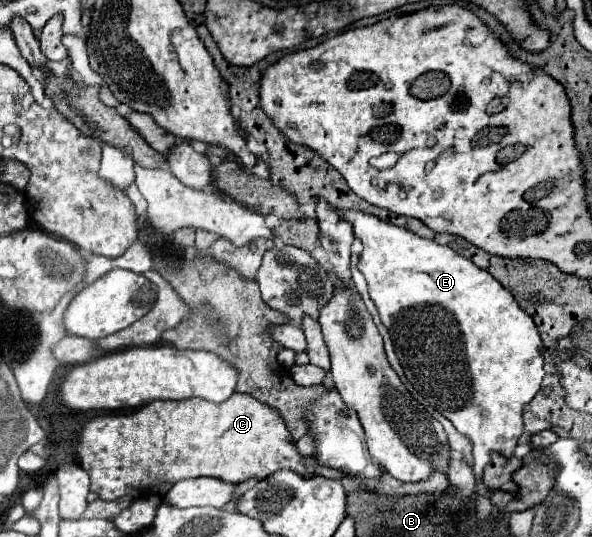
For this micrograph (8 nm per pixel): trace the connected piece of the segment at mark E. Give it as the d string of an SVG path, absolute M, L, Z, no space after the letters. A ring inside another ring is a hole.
M347 210L343 216L353 224L355 236L363 242L359 270L367 280L369 296L379 310L381 322L391 334L395 354L401 360L407 380L429 400L435 410L439 410L461 434L471 440L475 476L483 474L491 452L511 458L523 434L523 408L539 392L545 376L541 356L543 342L533 318L519 308L511 292L505 290L499 280L475 266L471 260L453 252L449 246L425 240L405 228L357 210Z

